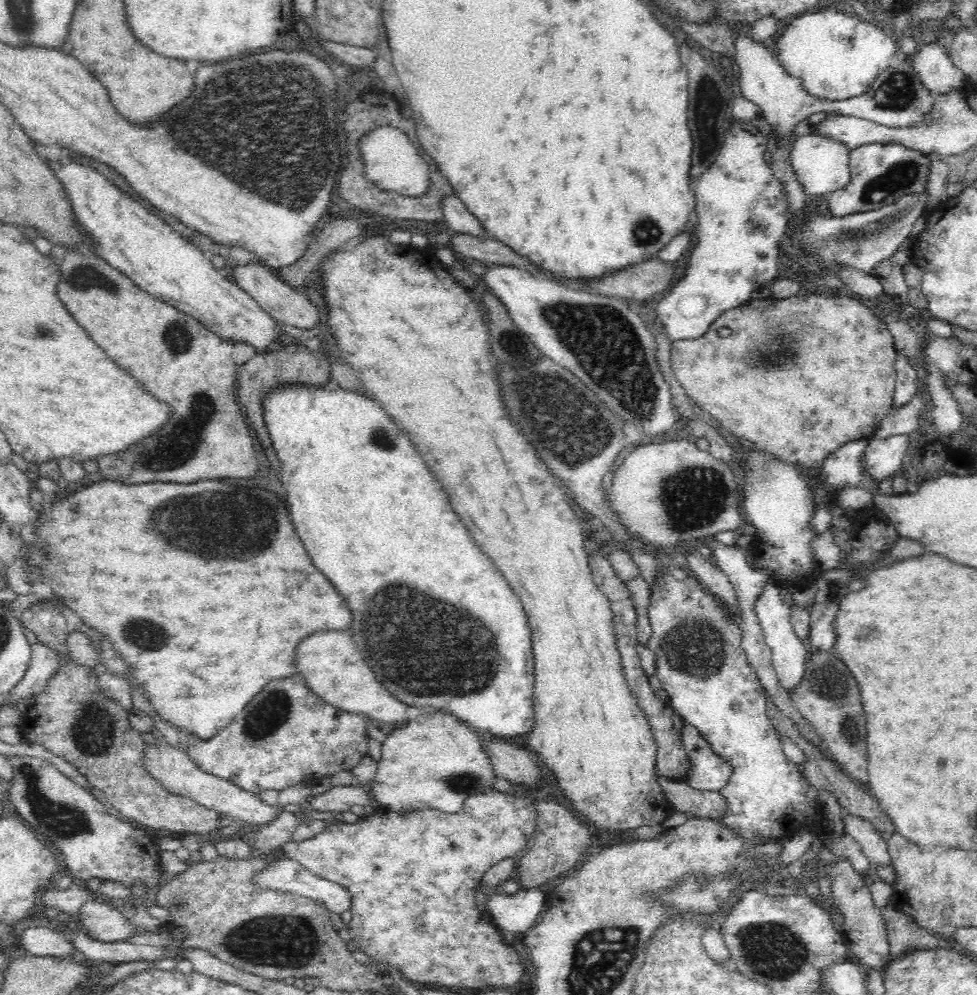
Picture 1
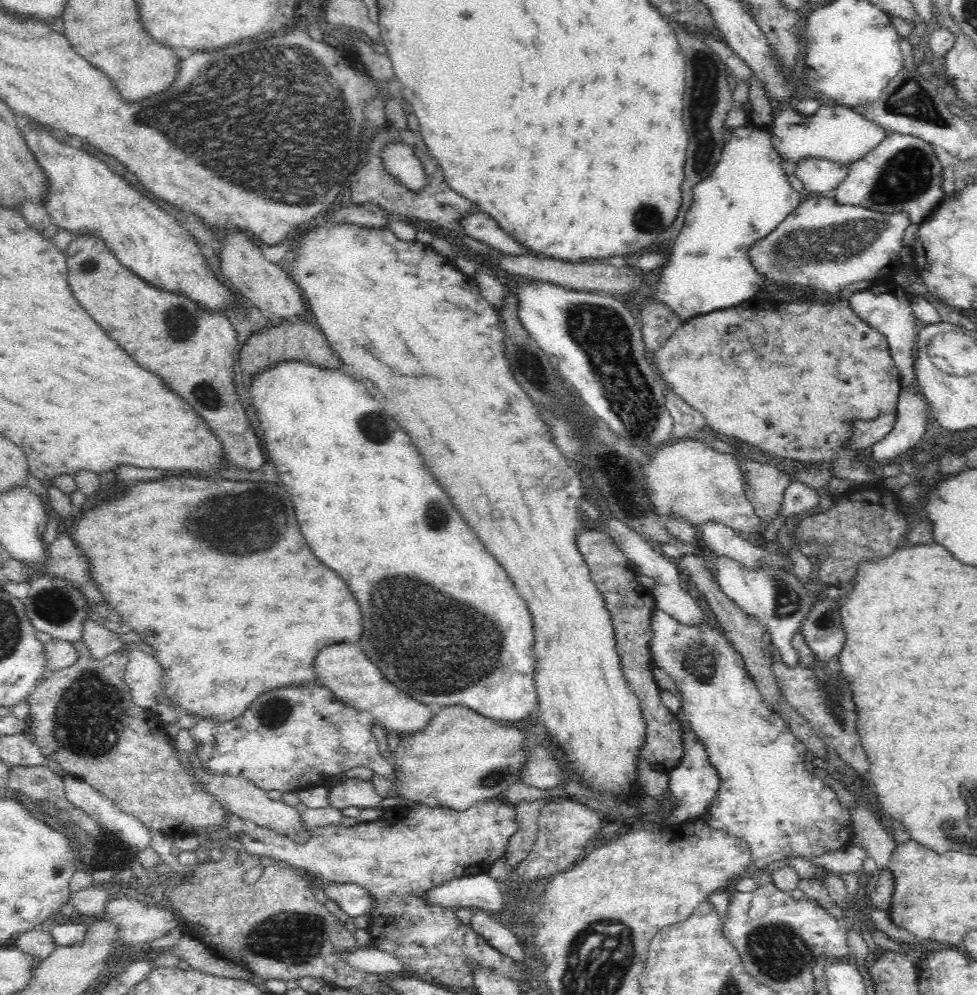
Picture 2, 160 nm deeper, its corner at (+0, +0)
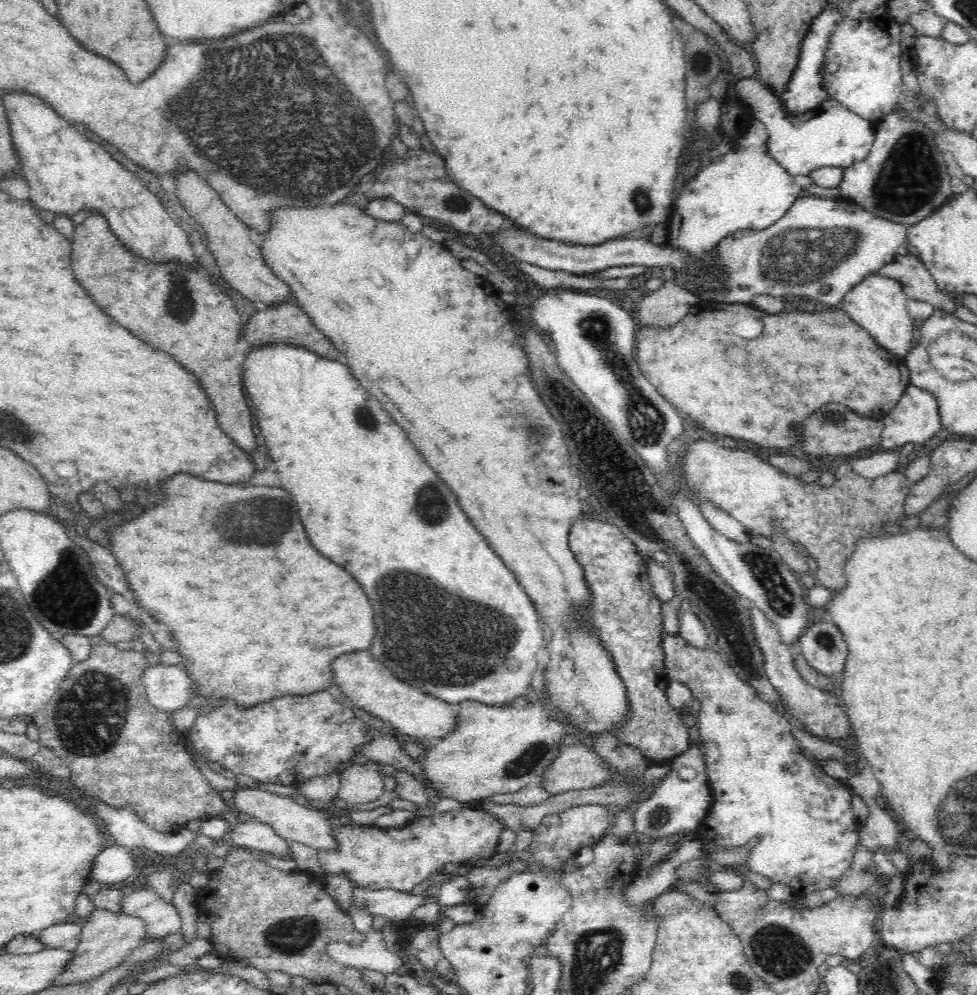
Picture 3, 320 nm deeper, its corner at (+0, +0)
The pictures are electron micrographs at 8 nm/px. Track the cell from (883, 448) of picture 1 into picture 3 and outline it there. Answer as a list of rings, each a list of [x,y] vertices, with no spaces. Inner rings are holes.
[[[908,386],[901,396],[900,403],[884,419],[884,428],[881,435],[881,450],[902,447],[908,442],[924,444],[930,438],[943,433],[943,425],[936,397],[924,389]]]

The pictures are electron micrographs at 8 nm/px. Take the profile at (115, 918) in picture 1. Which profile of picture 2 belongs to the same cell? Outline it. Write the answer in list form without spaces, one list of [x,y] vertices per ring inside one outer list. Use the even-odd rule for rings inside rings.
[[[123,894],[109,902],[104,916],[100,918],[119,927],[118,939],[128,949],[142,948],[151,940],[162,938],[177,926],[181,926],[173,911]]]

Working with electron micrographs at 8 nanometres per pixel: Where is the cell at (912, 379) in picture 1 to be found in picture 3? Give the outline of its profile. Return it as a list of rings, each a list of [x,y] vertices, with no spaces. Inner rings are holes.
[[[876,272],[868,275],[861,283],[855,284],[855,287],[846,293],[839,308],[845,310],[854,322],[866,329],[880,346],[905,357],[916,341],[918,326],[918,321],[908,312],[908,300],[909,296],[898,281]]]

